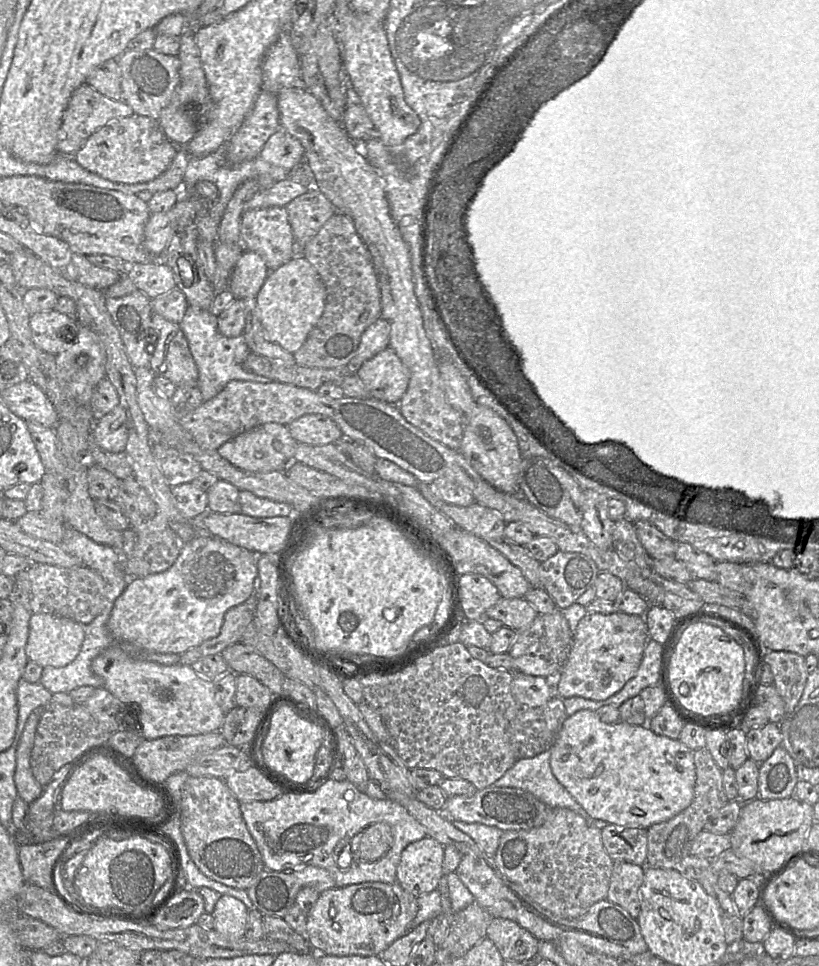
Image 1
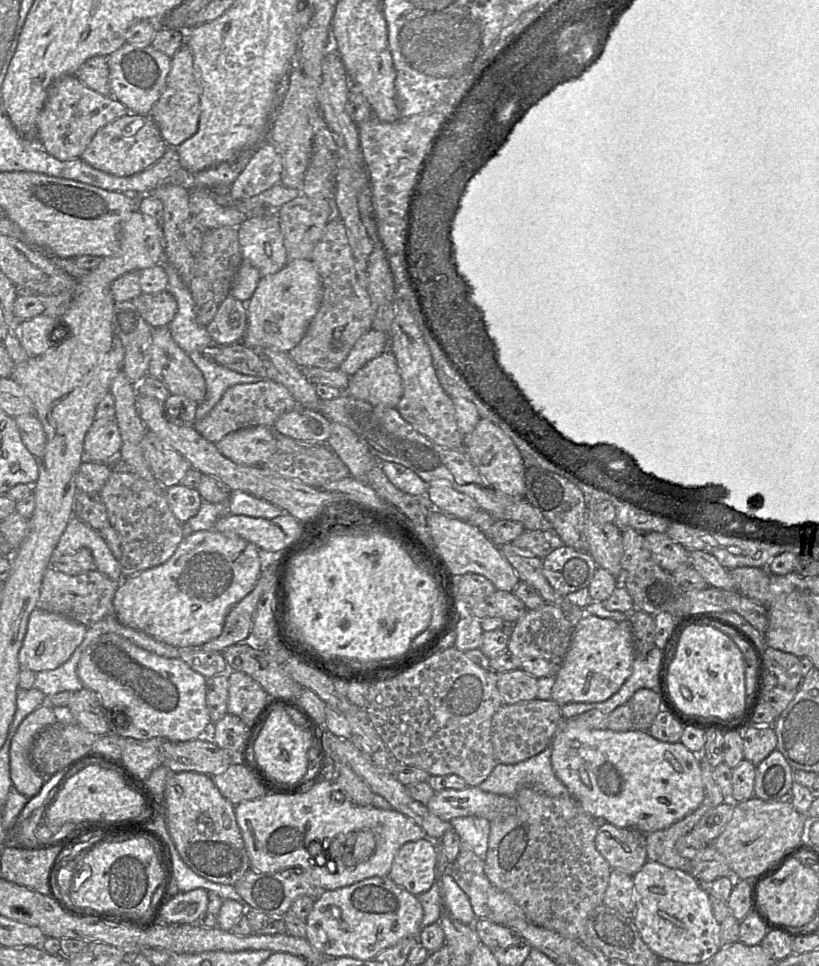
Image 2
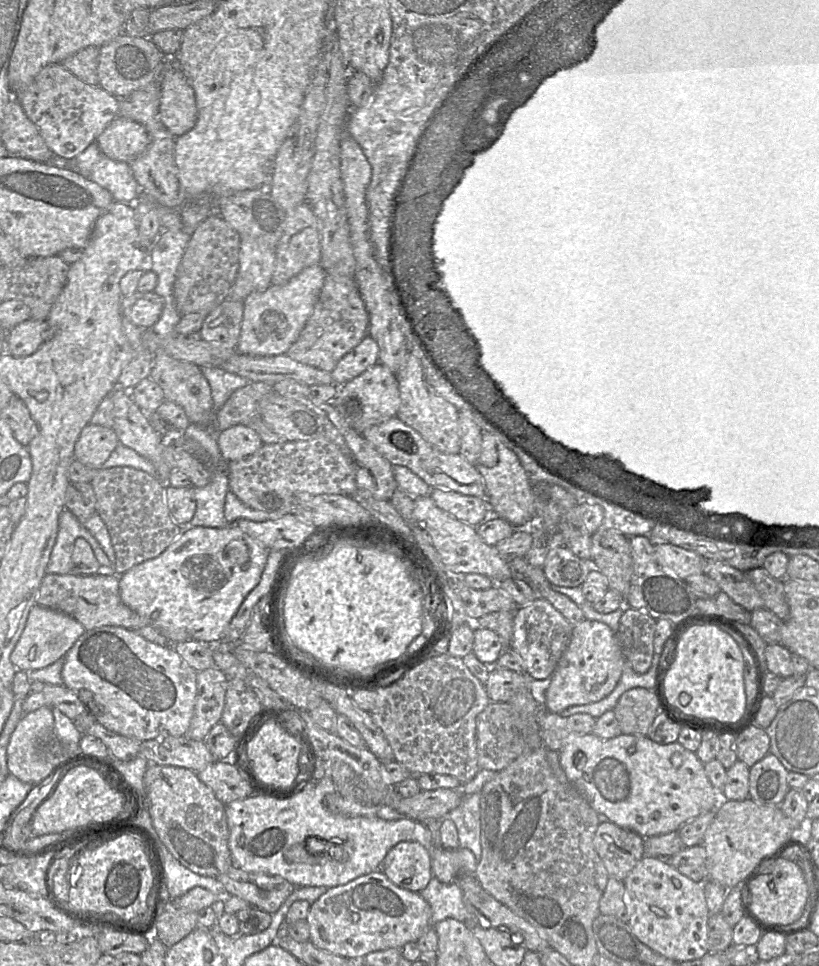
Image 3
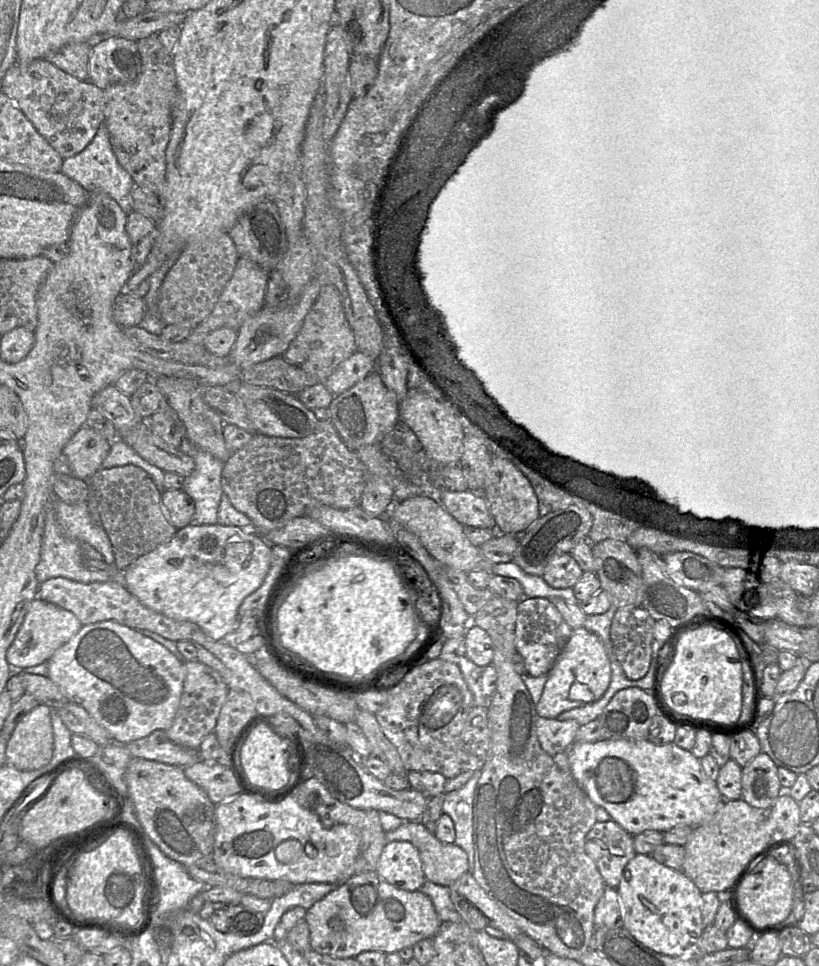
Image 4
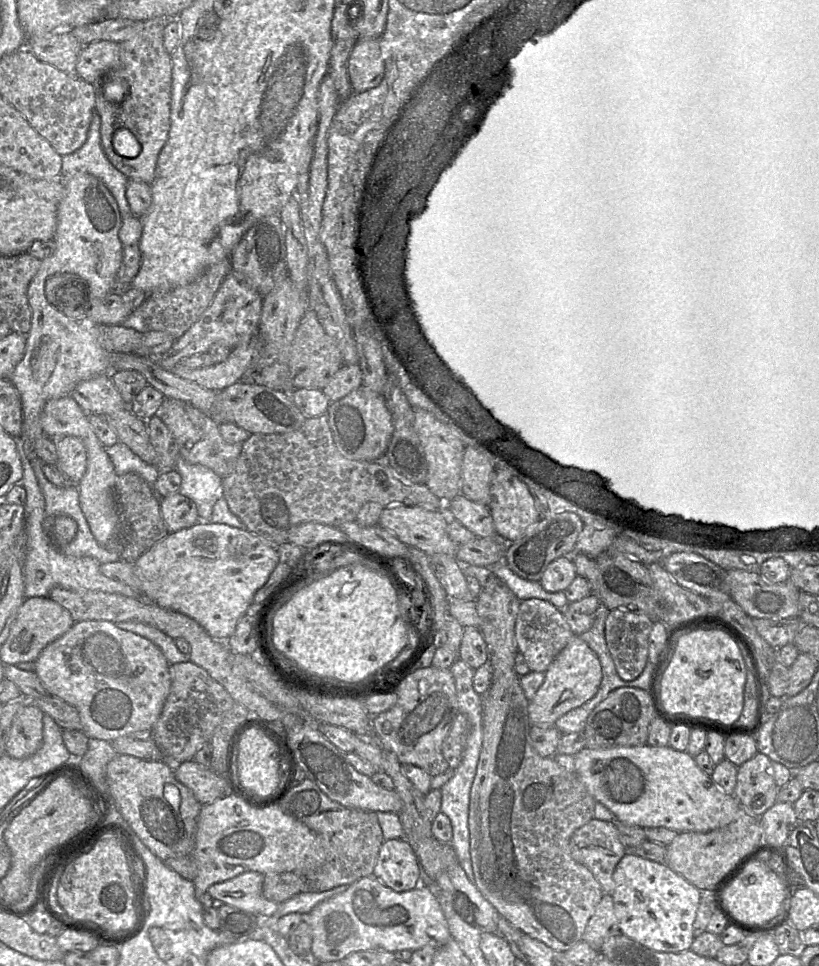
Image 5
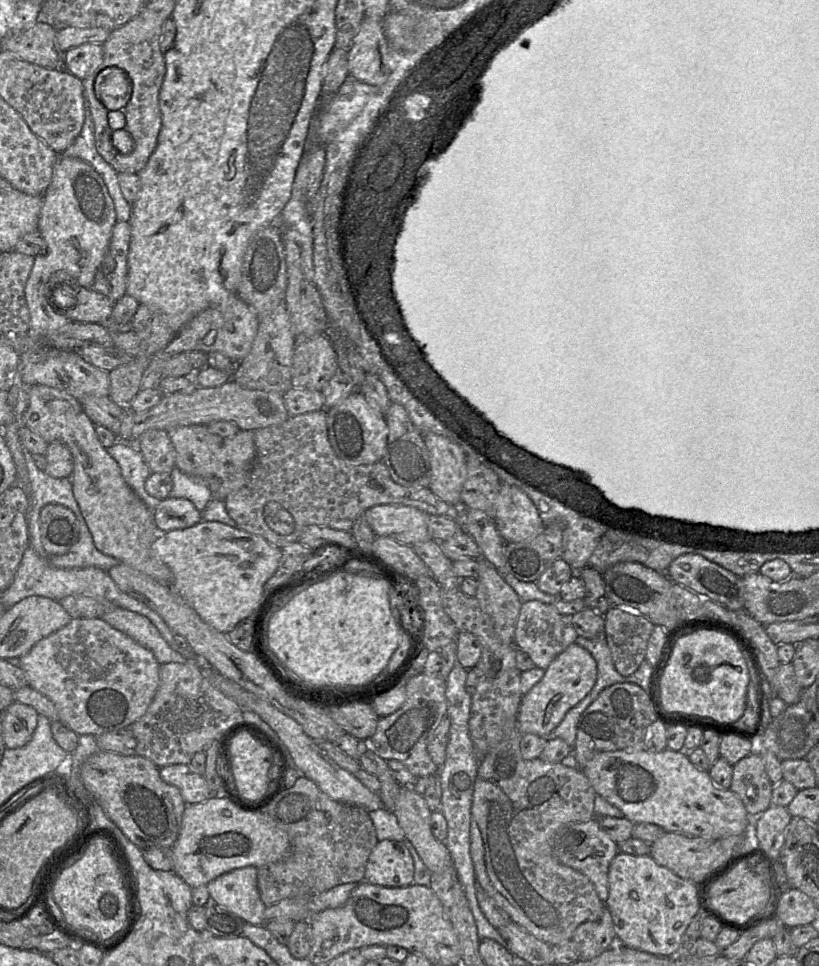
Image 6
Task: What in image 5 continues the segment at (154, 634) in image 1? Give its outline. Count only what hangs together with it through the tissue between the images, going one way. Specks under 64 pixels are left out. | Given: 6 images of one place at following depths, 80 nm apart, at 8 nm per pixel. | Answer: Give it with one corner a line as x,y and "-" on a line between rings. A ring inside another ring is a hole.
199,520
189,528
170,532
142,554
134,567
148,601
192,618
212,638
225,641
234,633
241,617
252,609
255,593
267,582
278,562
277,547
247,529

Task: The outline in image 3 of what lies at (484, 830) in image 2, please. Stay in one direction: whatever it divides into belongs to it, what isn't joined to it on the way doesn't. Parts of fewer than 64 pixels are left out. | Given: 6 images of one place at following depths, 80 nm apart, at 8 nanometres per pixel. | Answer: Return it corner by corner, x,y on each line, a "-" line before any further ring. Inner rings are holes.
480,794
463,795
460,805
447,817
456,825
461,848
469,849
476,860
481,859

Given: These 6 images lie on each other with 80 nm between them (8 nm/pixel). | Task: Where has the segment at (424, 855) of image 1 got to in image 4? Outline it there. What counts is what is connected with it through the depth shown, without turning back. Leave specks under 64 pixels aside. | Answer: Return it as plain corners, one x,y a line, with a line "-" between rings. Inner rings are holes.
408,841
387,843
375,871
389,884
405,891
420,890
426,882
419,852

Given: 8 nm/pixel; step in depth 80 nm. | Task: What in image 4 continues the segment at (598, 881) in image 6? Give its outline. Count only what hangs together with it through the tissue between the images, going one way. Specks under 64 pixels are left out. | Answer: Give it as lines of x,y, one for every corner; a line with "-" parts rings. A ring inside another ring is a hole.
615,821
596,822
585,837
585,851
594,861
606,886
617,888
624,868
635,857
633,836
619,826

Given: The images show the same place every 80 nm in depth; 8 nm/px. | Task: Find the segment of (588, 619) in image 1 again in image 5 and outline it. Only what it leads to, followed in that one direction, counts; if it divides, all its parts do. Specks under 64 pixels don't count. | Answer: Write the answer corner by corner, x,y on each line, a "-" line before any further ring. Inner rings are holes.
574,634
545,671
544,682
529,701
528,712
532,726
554,726
564,714
589,701
597,693
602,678
602,667
597,654
580,635

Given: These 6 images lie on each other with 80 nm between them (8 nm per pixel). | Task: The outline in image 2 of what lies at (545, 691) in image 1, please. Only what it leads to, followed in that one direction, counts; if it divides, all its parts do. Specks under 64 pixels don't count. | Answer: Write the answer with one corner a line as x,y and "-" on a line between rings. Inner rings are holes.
522,669
498,673
498,690
506,704
536,699
538,684
535,677

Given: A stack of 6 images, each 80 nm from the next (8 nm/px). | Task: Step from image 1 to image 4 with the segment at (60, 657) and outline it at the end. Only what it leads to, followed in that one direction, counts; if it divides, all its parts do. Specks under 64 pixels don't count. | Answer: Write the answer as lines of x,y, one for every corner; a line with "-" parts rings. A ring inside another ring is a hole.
36,597
27,606
23,623
6,652
6,660
12,668
47,663
55,651
77,634
81,627
82,623
70,611

